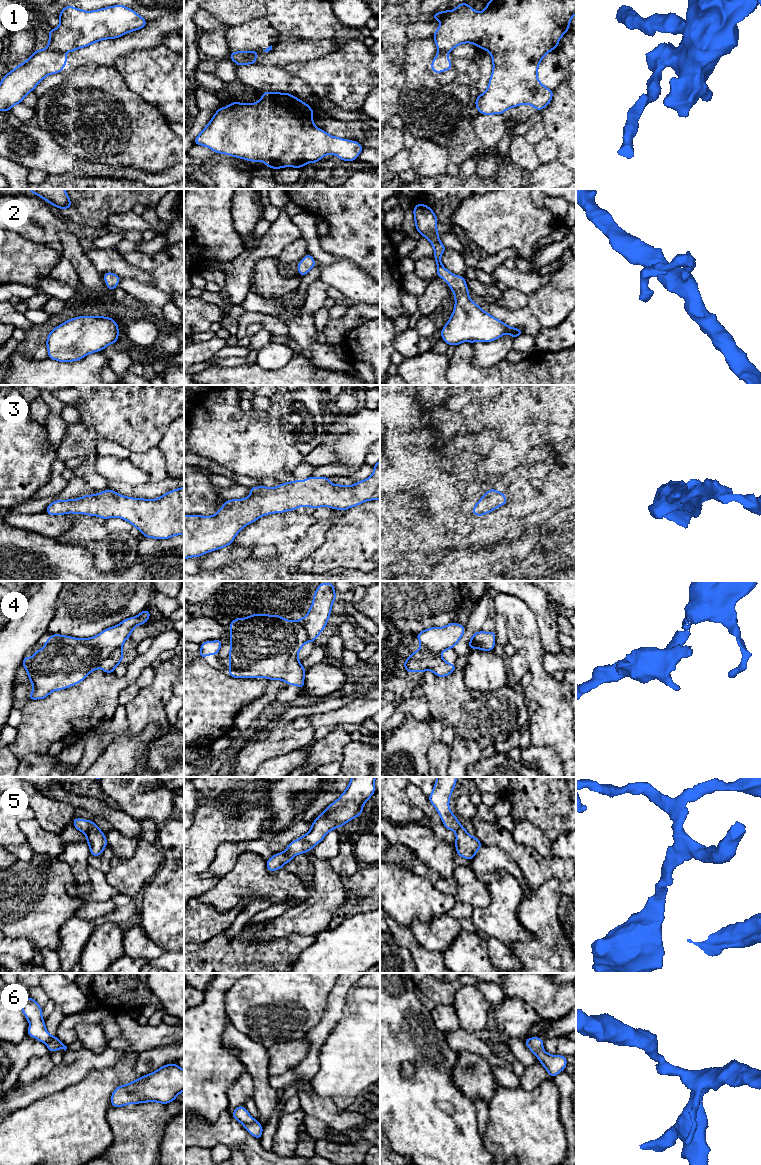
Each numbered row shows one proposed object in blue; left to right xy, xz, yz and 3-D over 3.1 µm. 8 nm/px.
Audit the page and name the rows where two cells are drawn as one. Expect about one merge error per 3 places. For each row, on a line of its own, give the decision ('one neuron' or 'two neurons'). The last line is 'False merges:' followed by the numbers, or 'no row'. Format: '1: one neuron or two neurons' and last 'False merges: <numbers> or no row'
1: two neurons
2: one neuron
3: one neuron
4: two neurons
5: one neuron
6: one neuron
False merges: 1, 4

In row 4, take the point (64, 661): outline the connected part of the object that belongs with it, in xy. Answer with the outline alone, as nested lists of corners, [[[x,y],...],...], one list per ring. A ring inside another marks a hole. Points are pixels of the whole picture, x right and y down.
[[[145,609],[138,616],[127,618],[91,638],[79,639],[51,634],[51,637],[45,641],[42,650],[36,650],[32,658],[26,655],[23,658],[22,665],[34,687],[28,699],[45,699],[53,691],[63,690],[83,681],[88,674],[100,667],[102,660],[108,658],[117,648],[122,647],[133,629],[146,623],[149,617],[150,611]]]

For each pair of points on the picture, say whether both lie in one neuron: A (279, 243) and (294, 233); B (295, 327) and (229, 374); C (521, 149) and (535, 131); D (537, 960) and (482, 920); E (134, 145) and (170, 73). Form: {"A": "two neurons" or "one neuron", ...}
{"A": "one neuron", "B": "two neurons", "C": "two neurons", "D": "two neurons", "E": "two neurons"}

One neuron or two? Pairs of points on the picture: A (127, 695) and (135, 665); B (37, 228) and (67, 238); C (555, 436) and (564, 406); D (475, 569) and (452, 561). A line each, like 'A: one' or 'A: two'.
A: two
B: two
C: one
D: one

